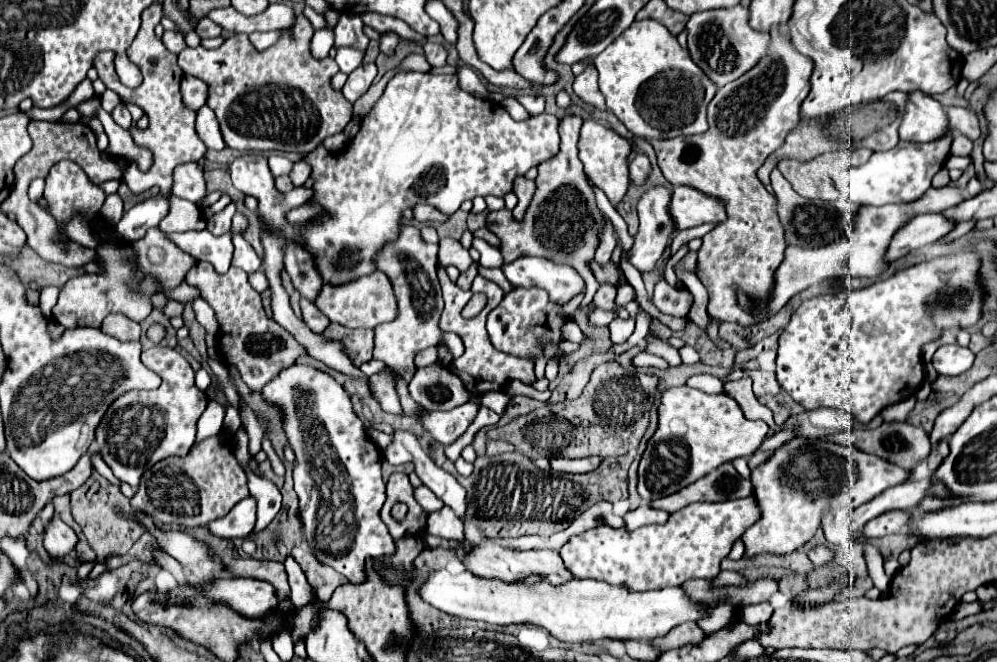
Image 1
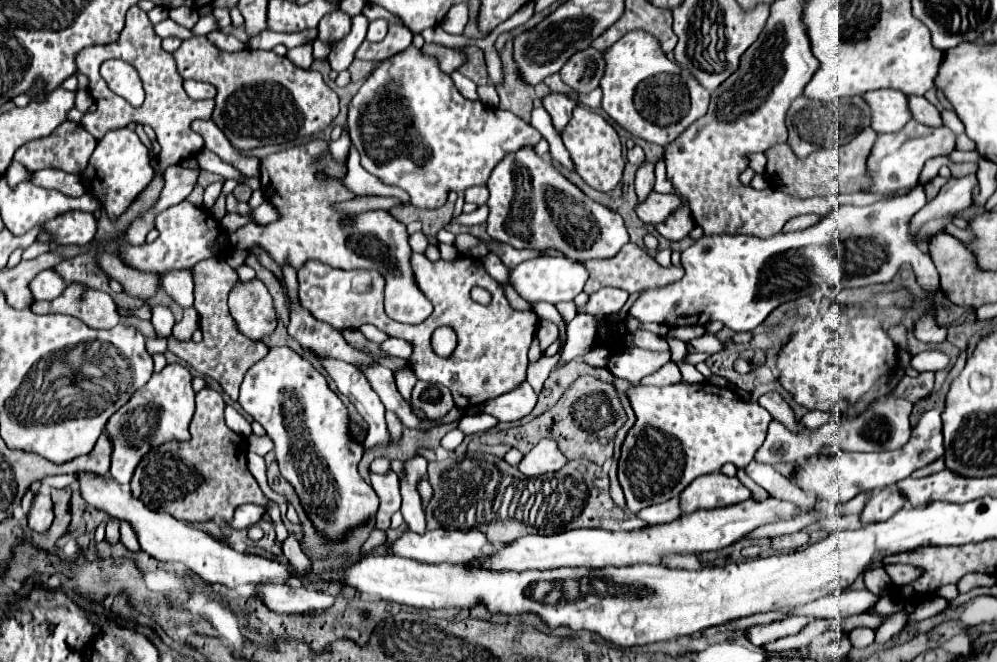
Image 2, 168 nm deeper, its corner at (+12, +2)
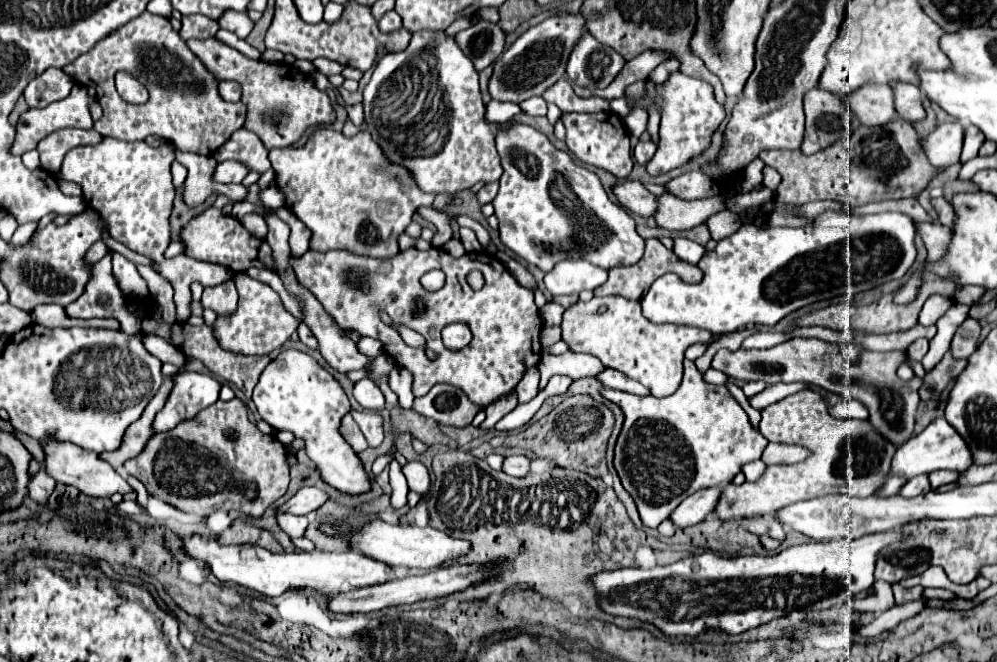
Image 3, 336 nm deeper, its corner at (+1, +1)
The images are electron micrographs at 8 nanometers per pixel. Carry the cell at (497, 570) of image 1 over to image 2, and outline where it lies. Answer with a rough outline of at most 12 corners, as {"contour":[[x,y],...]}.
{"contour":[[405,531],[389,553],[469,563],[491,551],[479,531]]}

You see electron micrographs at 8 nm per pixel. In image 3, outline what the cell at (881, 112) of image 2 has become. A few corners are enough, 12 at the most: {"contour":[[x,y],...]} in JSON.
{"contour":[[890,86],[842,96],[864,126],[898,118]]}

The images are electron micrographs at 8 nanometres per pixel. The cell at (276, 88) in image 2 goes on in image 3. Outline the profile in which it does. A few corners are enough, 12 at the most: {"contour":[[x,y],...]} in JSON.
{"contour":[[216,38],[188,40],[218,80],[236,80],[244,128],[268,150],[336,120],[330,96],[284,62]]}

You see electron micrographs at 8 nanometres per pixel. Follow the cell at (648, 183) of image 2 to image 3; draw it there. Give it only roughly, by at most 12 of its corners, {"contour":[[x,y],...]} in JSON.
{"contour":[[672,72],[644,98],[626,94],[610,106],[660,110],[660,148],[650,176],[708,148],[726,118],[712,86]]}

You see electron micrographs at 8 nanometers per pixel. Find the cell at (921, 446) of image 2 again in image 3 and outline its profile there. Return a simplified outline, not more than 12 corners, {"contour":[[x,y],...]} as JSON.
{"contour":[[936,418],[902,444],[888,476],[964,472],[972,454]]}

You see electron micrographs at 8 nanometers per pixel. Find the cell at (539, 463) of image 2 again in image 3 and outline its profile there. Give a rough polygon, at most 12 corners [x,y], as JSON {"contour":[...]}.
{"contour":[[508,456],[504,472],[510,476],[526,476],[530,458]]}

